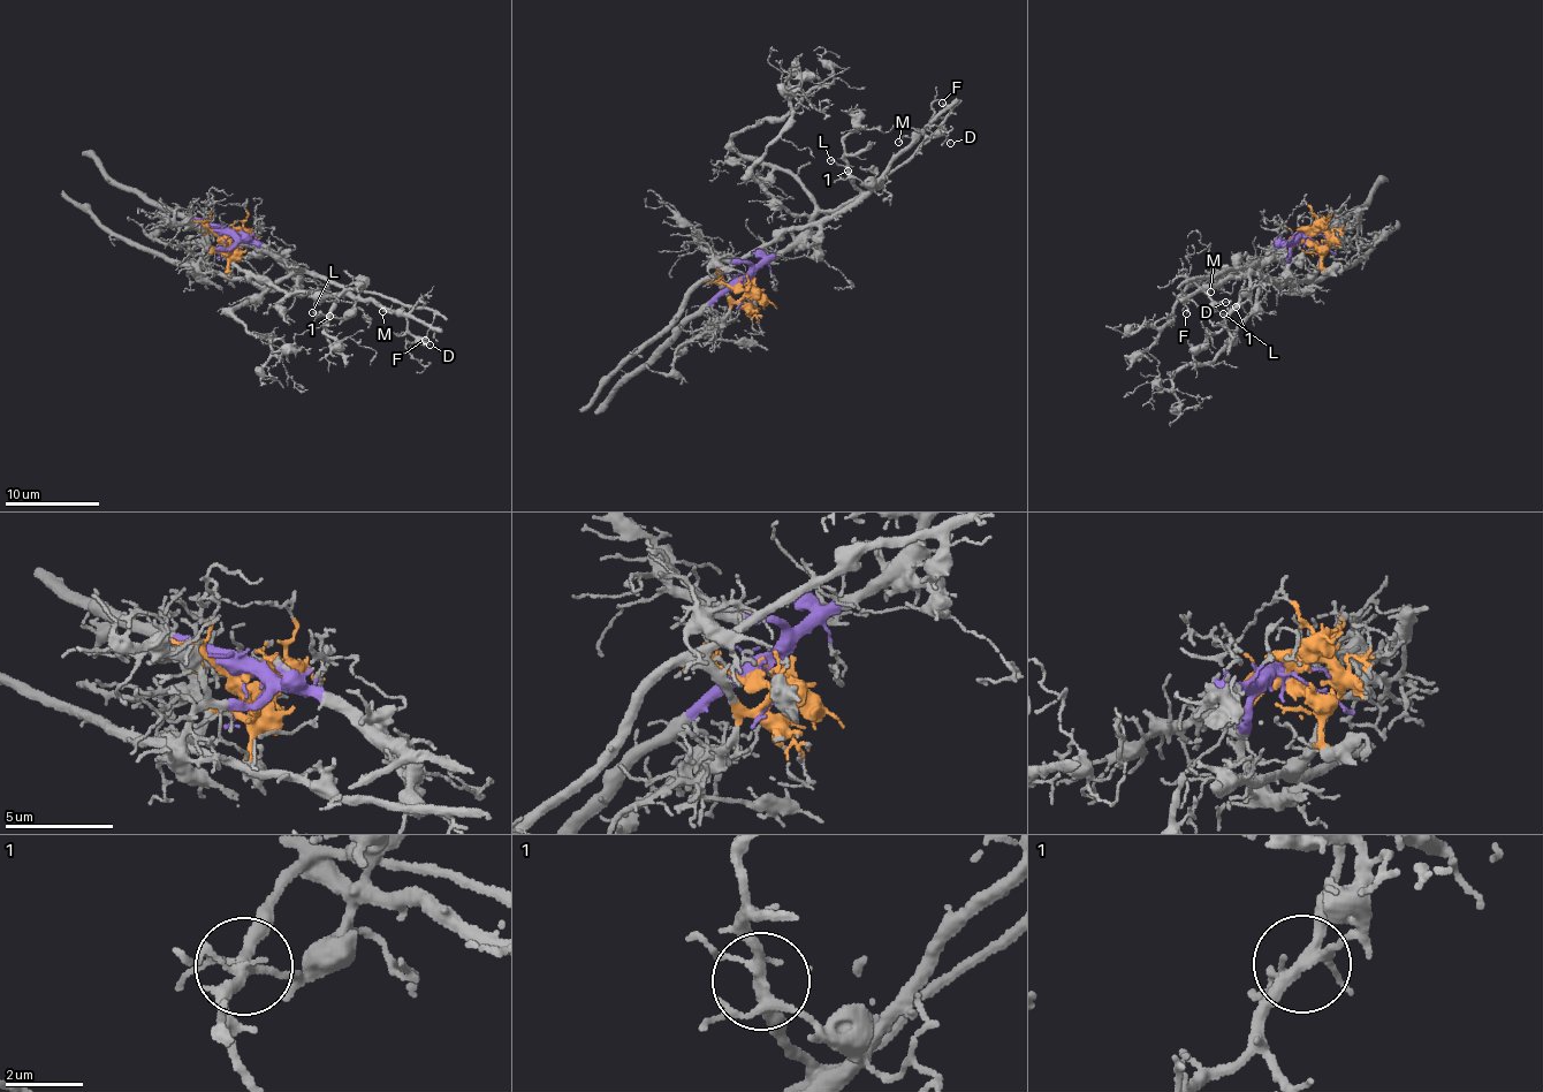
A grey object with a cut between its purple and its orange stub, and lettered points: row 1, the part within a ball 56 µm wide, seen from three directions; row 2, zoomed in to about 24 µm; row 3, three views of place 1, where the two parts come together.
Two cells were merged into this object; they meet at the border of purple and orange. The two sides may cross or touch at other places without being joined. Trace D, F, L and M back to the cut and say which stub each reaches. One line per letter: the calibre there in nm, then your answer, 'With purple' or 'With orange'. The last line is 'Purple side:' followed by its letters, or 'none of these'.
D: Thickness 100 nm. With orange
F: Thickness 130 nm. With orange
L: Thickness 140 nm. With orange
M: Thickness 100 nm. With orange
Purple side: none of these

